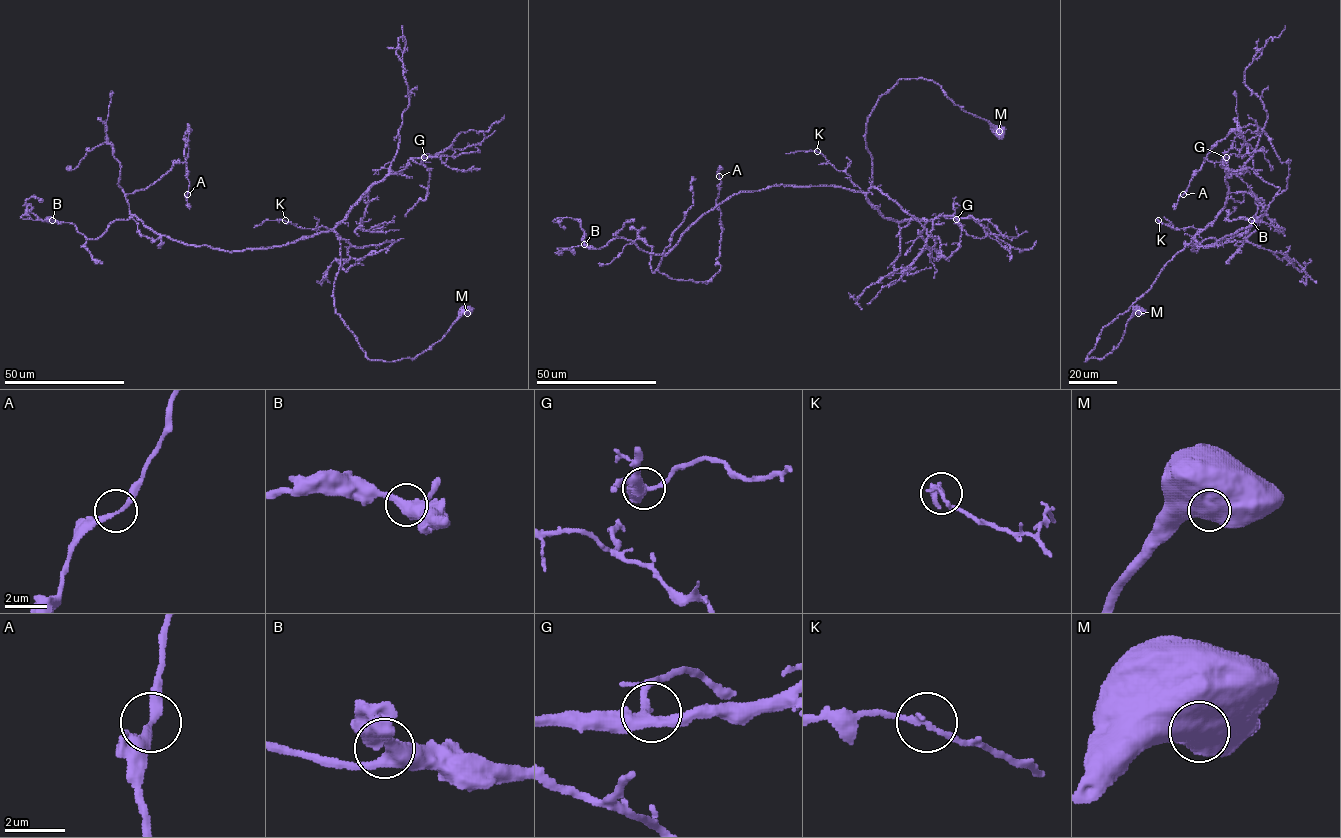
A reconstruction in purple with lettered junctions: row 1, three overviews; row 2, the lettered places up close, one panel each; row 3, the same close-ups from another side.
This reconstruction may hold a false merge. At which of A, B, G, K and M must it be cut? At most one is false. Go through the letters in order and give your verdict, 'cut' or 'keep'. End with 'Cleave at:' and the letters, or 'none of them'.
A: keep
B: keep
G: keep
K: keep
M: keep
Cleave at: none of them

